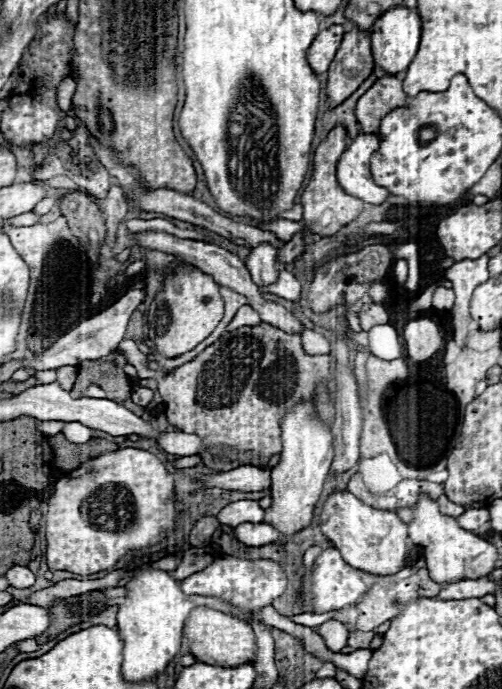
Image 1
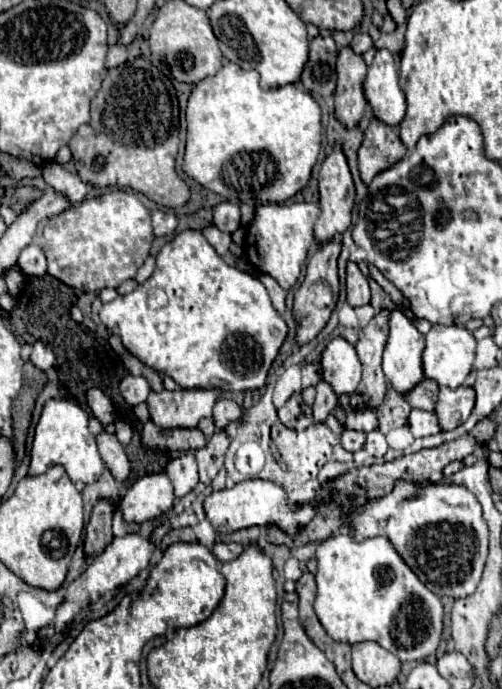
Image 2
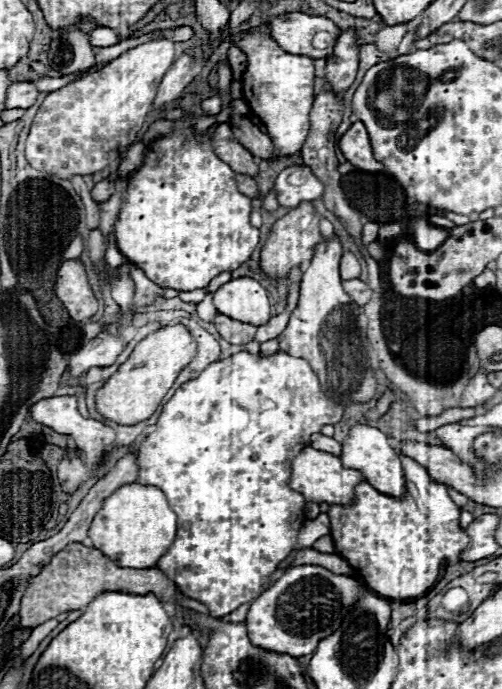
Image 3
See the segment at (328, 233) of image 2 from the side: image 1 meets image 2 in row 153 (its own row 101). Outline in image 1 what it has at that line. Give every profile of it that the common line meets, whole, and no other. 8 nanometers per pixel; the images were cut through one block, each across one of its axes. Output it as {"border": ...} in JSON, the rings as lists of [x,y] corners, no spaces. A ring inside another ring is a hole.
{"border":[[[352,26],[338,48],[334,62],[328,68],[326,94],[330,106],[342,104],[370,74],[372,74],[372,54],[370,54],[370,32]]]}

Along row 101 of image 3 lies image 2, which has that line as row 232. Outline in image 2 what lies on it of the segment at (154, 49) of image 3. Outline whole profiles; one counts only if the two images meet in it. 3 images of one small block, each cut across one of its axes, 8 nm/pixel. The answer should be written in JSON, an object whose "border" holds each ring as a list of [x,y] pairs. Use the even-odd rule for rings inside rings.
{"border":[[[118,189],[84,200],[80,206],[72,206],[50,218],[44,228],[42,250],[48,254],[48,274],[66,286],[84,292],[100,292],[134,278],[136,270],[150,254],[152,240],[154,232],[148,208],[136,193]]]}

